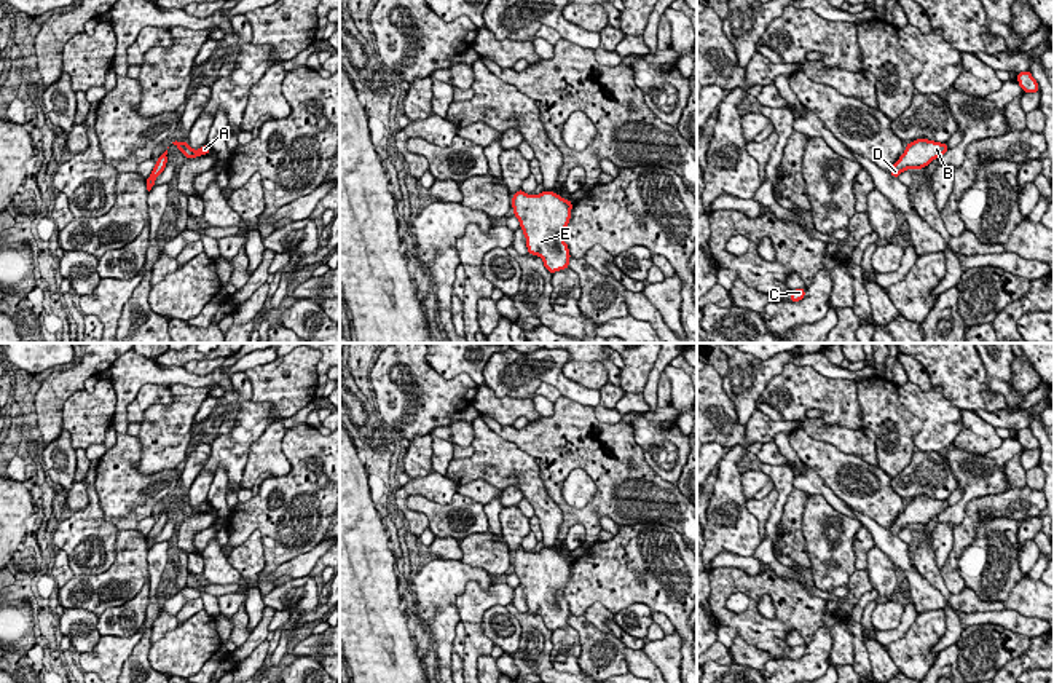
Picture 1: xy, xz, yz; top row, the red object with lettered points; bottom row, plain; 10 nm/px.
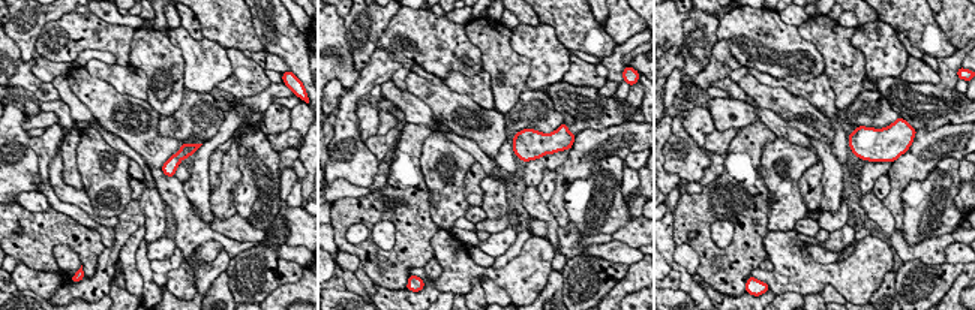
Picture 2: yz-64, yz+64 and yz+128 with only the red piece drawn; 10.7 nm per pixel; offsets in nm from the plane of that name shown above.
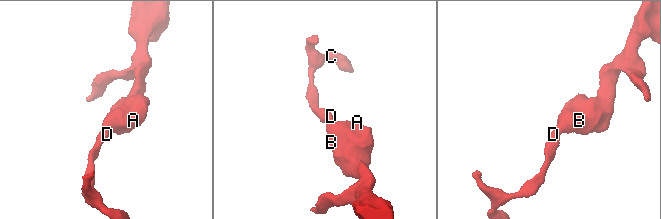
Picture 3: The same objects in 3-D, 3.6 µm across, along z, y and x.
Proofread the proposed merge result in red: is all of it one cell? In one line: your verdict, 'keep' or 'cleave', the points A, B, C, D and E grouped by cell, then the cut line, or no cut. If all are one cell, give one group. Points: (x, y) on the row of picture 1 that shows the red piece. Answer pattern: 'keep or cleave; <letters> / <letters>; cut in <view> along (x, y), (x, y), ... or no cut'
keep; A B C D E; no cut

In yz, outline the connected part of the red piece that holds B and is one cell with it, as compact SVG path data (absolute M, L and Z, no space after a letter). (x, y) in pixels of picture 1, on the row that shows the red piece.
M925 137L917 139L910 144L906 144L904 153L898 158L898 161L890 169L890 174L898 179L903 171L915 169L928 166L934 158L942 156L949 152L947 144L928 140Z

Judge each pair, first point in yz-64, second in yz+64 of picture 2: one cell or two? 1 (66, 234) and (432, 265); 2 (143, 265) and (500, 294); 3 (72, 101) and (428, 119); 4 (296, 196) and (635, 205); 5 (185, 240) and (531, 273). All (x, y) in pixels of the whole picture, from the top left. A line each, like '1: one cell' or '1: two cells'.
1: two cells
2: one cell
3: two cells
4: two cells
5: two cells

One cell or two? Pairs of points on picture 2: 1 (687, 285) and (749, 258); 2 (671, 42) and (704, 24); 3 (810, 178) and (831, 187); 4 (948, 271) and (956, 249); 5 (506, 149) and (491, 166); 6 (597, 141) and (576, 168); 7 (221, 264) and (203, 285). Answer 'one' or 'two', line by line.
1: two
2: two
3: two
4: two
5: two
6: one
7: one

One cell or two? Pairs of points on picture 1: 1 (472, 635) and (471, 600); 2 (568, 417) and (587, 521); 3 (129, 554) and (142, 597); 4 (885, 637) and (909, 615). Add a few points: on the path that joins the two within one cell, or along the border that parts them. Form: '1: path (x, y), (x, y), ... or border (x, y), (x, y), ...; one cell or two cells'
1: path (472, 627), (471, 608); one cell
2: path (578, 442), (603, 471), (603, 495); one cell
3: border (147, 581), (133, 597), (109, 608); two cells
4: path (892, 635), (906, 621); one cell

